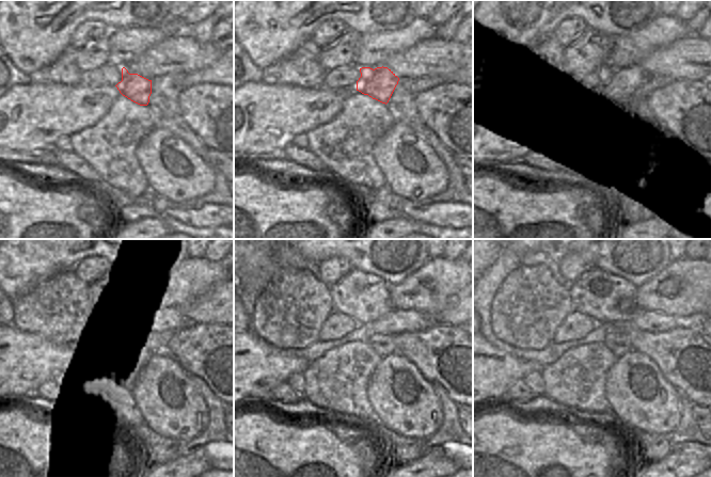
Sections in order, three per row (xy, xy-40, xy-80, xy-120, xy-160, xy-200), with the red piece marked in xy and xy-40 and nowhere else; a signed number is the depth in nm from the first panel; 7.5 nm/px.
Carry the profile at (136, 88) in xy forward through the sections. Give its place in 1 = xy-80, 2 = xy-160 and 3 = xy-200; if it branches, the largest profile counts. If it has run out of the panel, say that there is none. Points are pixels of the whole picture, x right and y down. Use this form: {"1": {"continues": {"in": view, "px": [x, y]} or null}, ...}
{"1": {"continues": {"in": "xy-80", "px": [625, 83]}}, "2": {"continues": {"in": "xy-160", "px": [395, 321]}}, "3": {"continues": {"in": "xy-200", "px": [651, 321]}}}

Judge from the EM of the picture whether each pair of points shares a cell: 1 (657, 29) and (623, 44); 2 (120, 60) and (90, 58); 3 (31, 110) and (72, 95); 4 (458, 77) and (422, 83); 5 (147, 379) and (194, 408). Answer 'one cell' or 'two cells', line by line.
1: one cell
2: two cells
3: one cell
4: one cell
5: one cell

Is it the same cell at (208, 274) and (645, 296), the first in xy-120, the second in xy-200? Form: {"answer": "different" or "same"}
{"answer": "same"}

